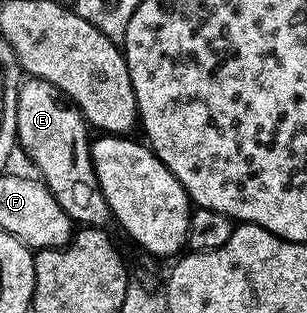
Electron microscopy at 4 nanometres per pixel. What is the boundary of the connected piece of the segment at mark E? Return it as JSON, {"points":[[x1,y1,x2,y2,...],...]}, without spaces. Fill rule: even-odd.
{"points":[[38,77,22,80,17,96,17,145,33,160,40,180,55,195,59,207,81,227,110,224,109,204,97,182,91,159,91,129,77,106,62,95,59,87]]}

